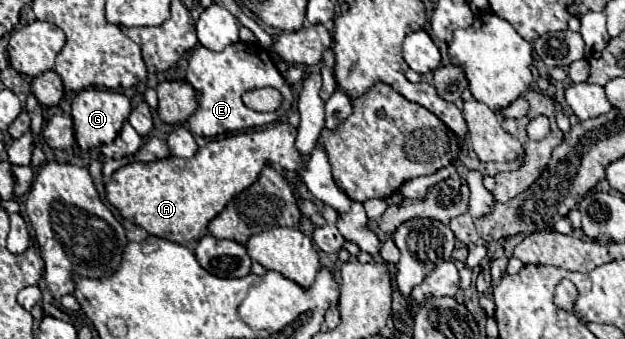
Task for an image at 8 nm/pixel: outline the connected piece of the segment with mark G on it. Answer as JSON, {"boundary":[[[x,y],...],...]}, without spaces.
{"boundary":[[[82,89],[72,99],[72,123],[74,123],[74,139],[76,147],[86,151],[104,143],[112,143],[122,127],[122,123],[130,115],[130,99],[122,93],[108,91],[108,89]]]}

